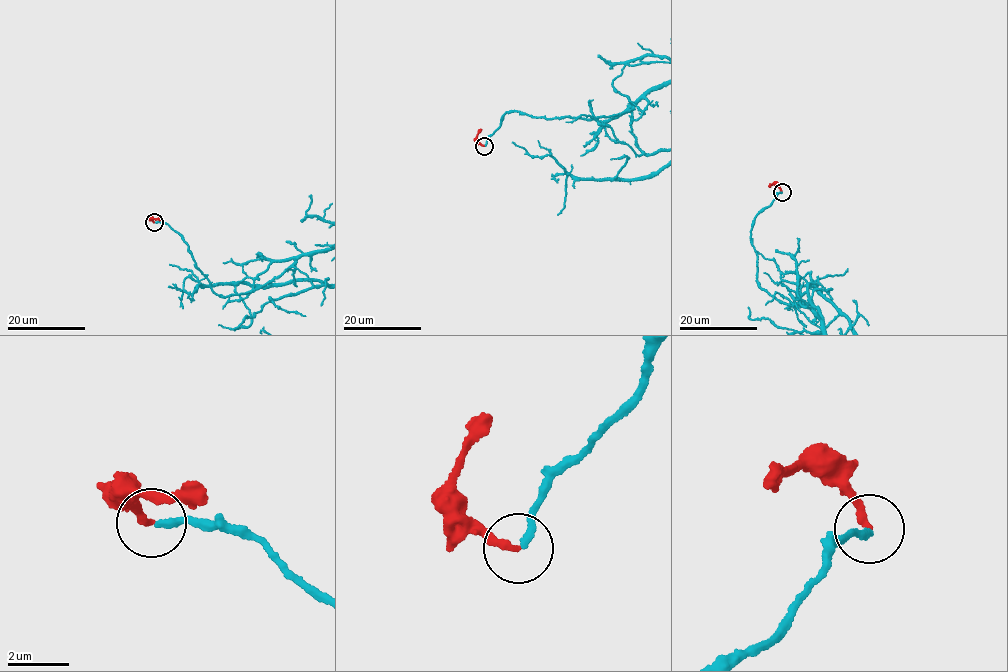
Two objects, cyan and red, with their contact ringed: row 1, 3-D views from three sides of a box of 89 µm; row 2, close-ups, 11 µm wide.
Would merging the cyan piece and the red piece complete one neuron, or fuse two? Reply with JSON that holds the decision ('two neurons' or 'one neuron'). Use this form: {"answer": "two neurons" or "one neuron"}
{"answer": "two neurons"}

